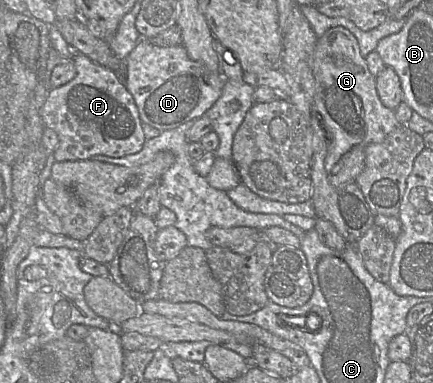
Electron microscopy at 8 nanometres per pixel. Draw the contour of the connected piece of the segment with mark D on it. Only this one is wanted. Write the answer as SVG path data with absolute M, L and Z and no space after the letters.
M144 38L121 60L116 74L133 96L142 123L160 131L202 117L221 96L228 79L222 71L209 71L201 63L191 60L182 44L159 47Z

